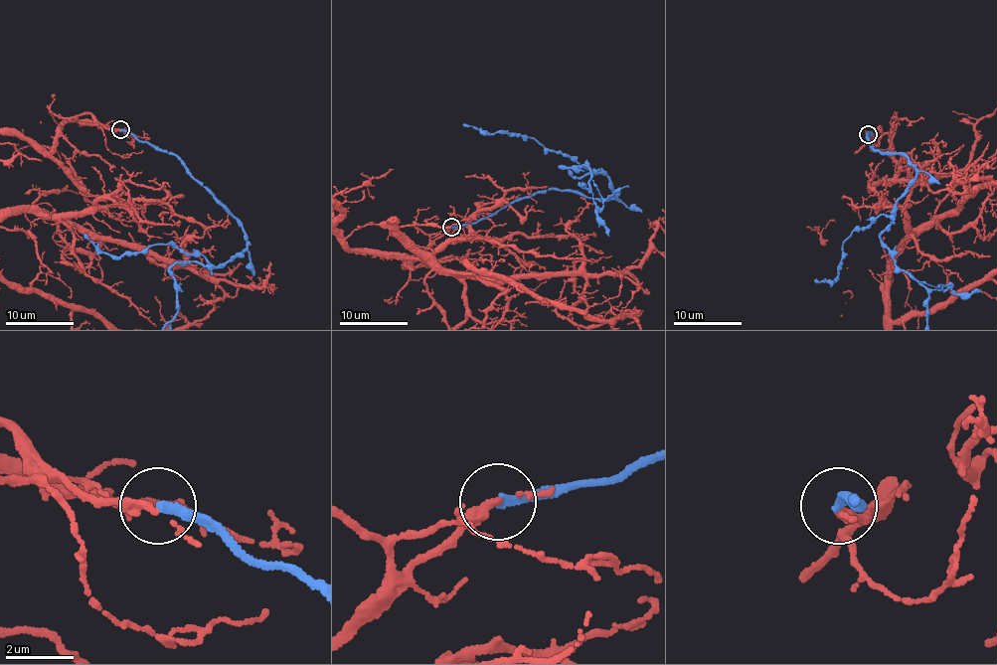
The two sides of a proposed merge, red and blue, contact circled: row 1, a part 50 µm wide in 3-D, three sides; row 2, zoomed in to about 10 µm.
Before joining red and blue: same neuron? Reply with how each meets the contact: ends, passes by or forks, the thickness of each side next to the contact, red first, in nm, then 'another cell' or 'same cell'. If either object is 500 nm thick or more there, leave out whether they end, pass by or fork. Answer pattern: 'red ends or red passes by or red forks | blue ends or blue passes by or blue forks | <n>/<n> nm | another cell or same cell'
red passes by | blue ends | 180/280 nm | another cell

